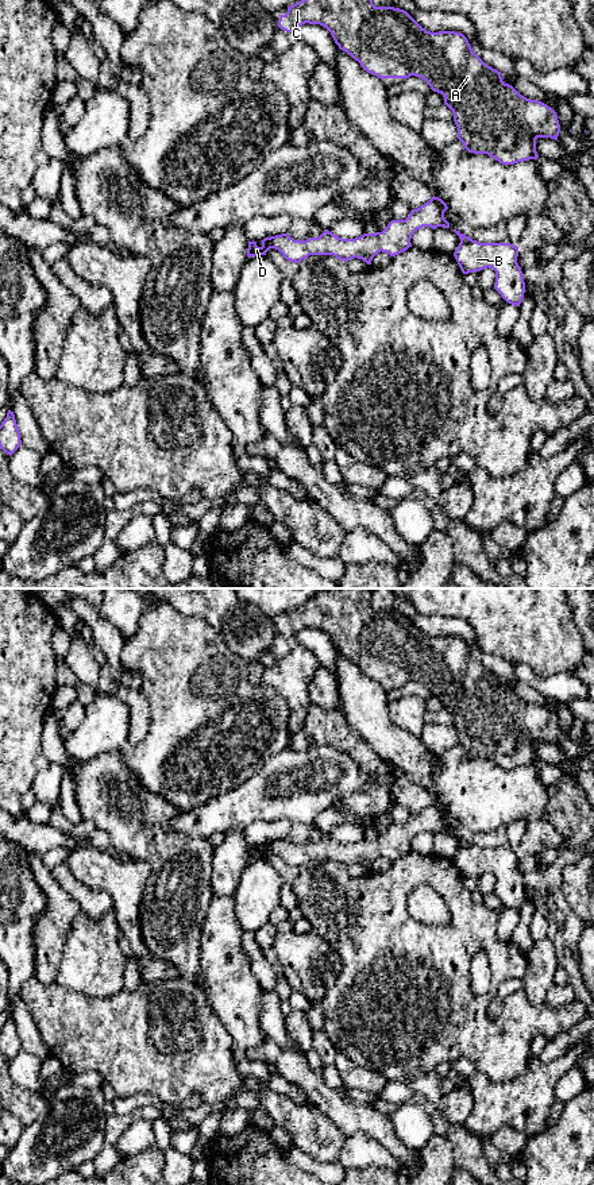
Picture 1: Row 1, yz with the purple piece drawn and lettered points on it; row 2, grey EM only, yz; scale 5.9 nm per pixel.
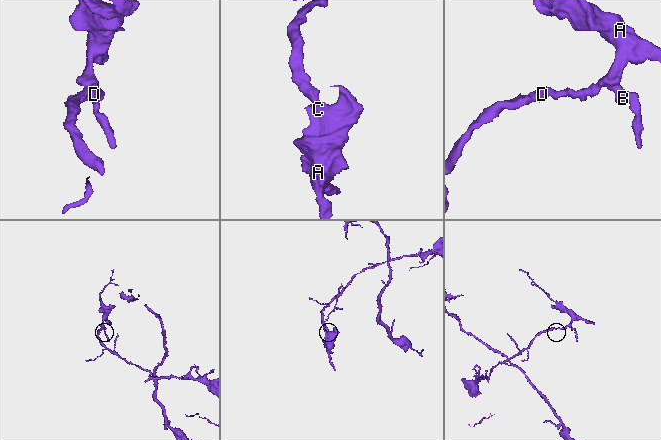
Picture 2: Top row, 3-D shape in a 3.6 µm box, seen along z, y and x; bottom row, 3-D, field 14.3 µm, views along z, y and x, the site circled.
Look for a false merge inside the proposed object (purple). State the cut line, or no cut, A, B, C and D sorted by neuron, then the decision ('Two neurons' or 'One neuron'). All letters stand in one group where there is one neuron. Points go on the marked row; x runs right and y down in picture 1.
No split. Groups: A B C D. One neuron

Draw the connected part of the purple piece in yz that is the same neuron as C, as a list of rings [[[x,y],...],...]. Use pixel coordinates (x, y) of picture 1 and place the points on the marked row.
[[[301,0],[279,15],[278,27],[296,32],[305,23],[325,27],[340,50],[381,80],[416,76],[427,81],[433,92],[443,94],[444,105],[454,113],[458,139],[468,153],[487,154],[502,165],[514,165],[539,158],[537,138],[558,140],[556,112],[505,84],[501,72],[486,65],[460,32],[427,31],[406,11],[375,7],[373,0]]]

